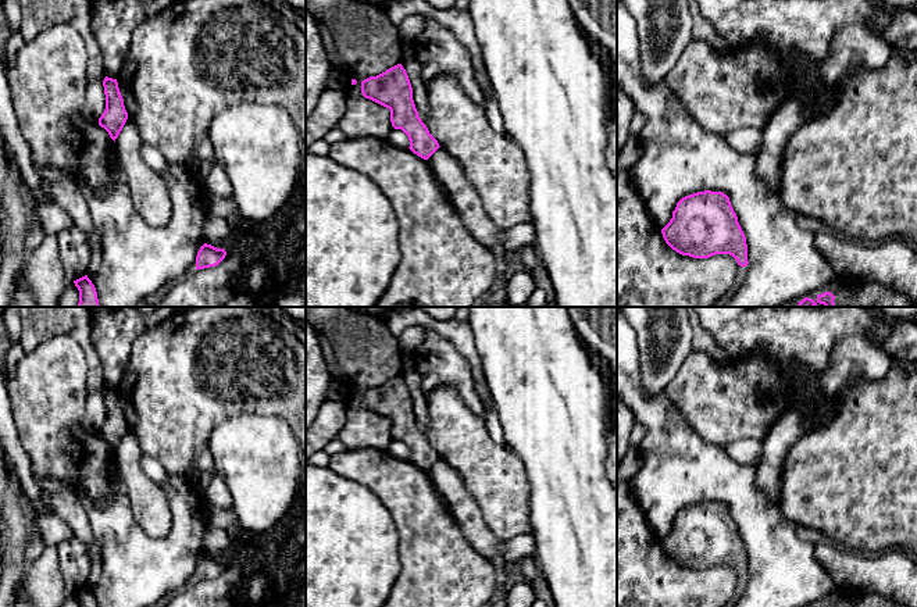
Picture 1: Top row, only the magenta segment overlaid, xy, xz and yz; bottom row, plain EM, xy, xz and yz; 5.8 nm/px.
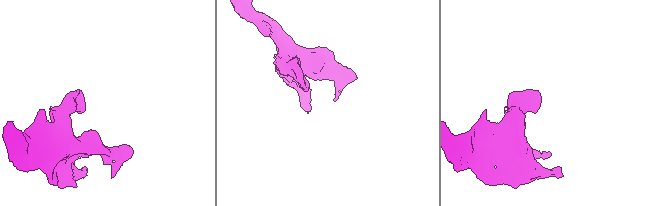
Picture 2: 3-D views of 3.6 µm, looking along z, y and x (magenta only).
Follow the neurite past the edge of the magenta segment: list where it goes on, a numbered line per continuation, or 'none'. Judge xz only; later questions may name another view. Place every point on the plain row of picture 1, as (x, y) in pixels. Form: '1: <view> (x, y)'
none

